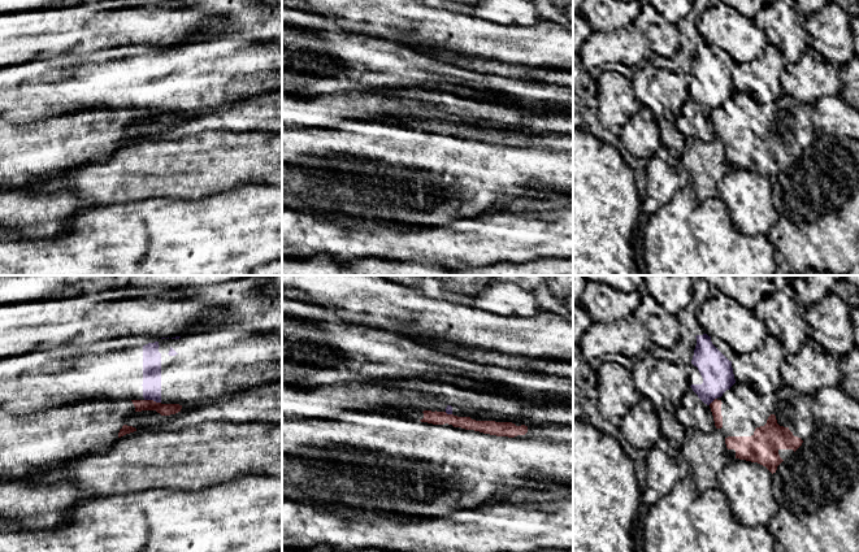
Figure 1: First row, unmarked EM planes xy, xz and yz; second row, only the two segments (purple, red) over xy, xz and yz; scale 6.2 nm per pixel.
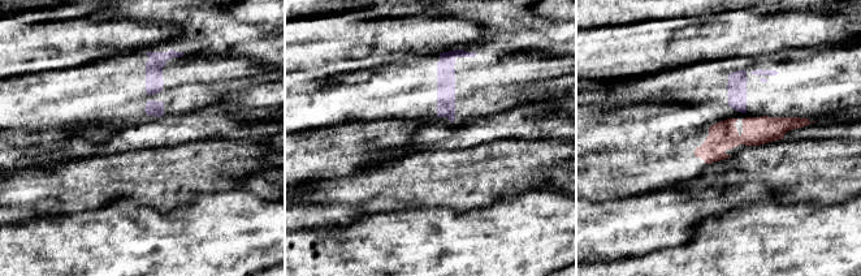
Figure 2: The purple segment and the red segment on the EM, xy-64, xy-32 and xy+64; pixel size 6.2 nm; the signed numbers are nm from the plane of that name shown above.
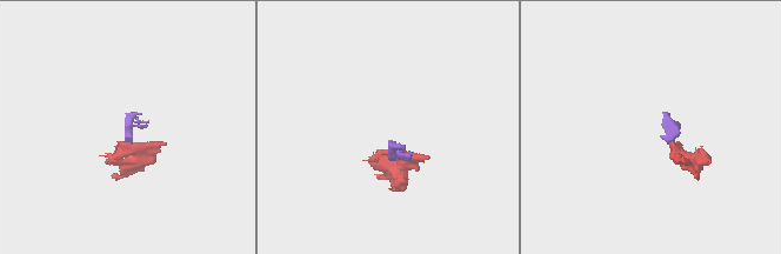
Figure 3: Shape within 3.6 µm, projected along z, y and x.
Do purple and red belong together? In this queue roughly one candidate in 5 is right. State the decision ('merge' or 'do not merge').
do not merge

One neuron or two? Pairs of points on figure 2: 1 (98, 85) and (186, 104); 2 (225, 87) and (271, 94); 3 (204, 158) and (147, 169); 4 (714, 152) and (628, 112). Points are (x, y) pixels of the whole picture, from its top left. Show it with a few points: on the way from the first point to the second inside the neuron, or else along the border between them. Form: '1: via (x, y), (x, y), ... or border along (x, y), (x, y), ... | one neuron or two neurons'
1: via (120, 86), (164, 87) | one neuron
2: border along (245, 82), (236, 89), (230, 89), (219, 100) | two neurons
3: via (190, 169), (161, 169) | one neuron
4: via (709, 126), (704, 121), (654, 121) | one neuron

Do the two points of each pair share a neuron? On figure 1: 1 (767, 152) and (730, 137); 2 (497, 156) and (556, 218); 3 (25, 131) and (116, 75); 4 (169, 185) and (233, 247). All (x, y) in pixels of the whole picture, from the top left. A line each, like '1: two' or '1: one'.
1: one
2: two
3: two
4: two

